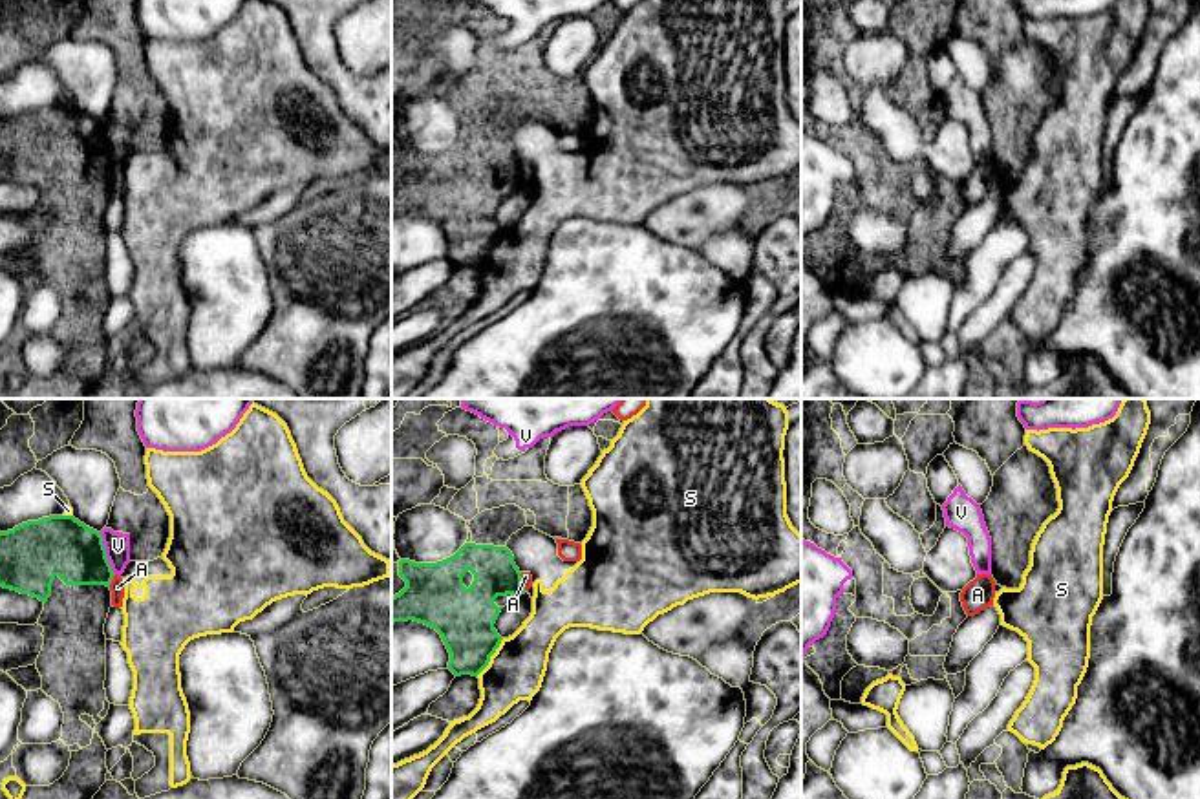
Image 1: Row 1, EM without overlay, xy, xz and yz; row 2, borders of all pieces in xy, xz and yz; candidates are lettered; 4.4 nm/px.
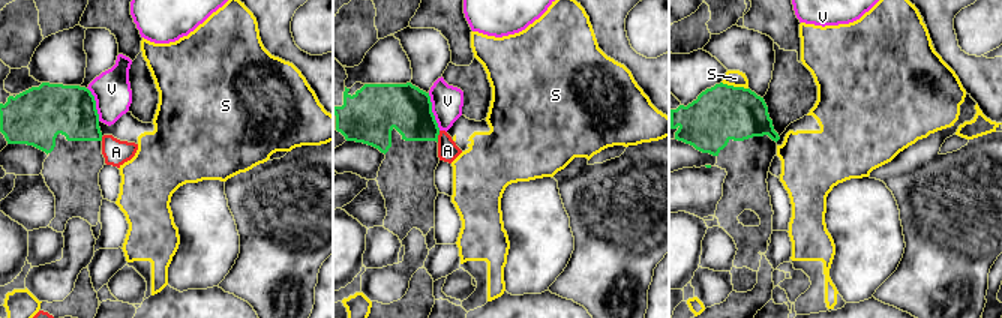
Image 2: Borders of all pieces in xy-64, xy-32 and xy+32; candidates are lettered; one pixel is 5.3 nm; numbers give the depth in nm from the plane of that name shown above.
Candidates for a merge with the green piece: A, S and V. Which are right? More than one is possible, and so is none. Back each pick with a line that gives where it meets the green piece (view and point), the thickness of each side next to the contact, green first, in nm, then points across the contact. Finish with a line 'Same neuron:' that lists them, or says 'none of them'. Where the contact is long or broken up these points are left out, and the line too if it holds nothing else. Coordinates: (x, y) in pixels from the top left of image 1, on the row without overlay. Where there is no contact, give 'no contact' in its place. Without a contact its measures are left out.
Same neuron: none of them

